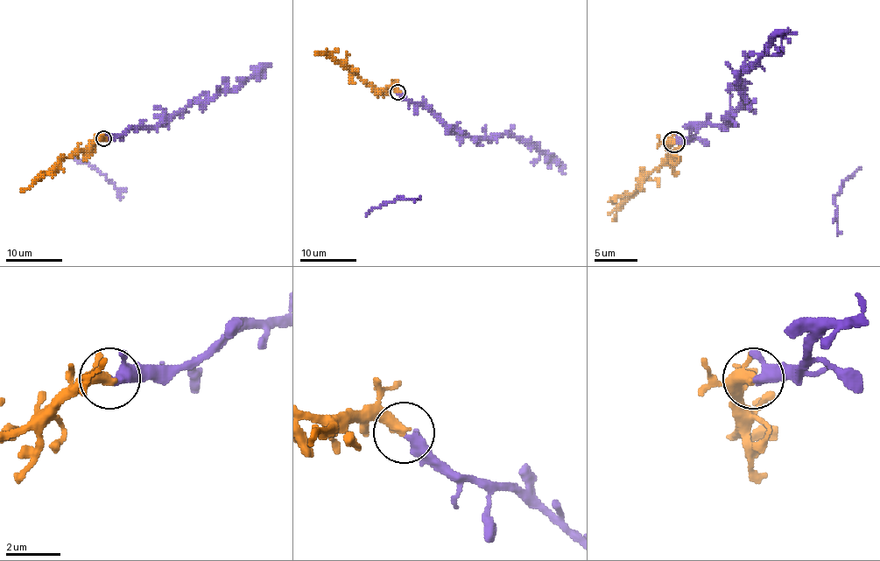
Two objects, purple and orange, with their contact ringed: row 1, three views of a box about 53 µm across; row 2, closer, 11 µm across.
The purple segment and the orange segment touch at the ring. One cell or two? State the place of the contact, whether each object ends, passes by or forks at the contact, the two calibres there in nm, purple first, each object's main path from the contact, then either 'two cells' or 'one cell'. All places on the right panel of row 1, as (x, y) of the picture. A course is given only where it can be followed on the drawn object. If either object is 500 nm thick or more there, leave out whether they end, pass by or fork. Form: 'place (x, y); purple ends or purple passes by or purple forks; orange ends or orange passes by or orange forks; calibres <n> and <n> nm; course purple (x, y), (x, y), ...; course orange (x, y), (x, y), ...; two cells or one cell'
place (673, 142); purple passes by; orange passes by; calibres 280 and 280 nm; course purple (674, 142), (685, 142), (698, 126), (723, 124), (742, 105), (738, 75), (749, 68), (779, 34), (797, 32); course orange (674, 142), (670, 143), (668, 158), (616, 210), (612, 220); one cell

